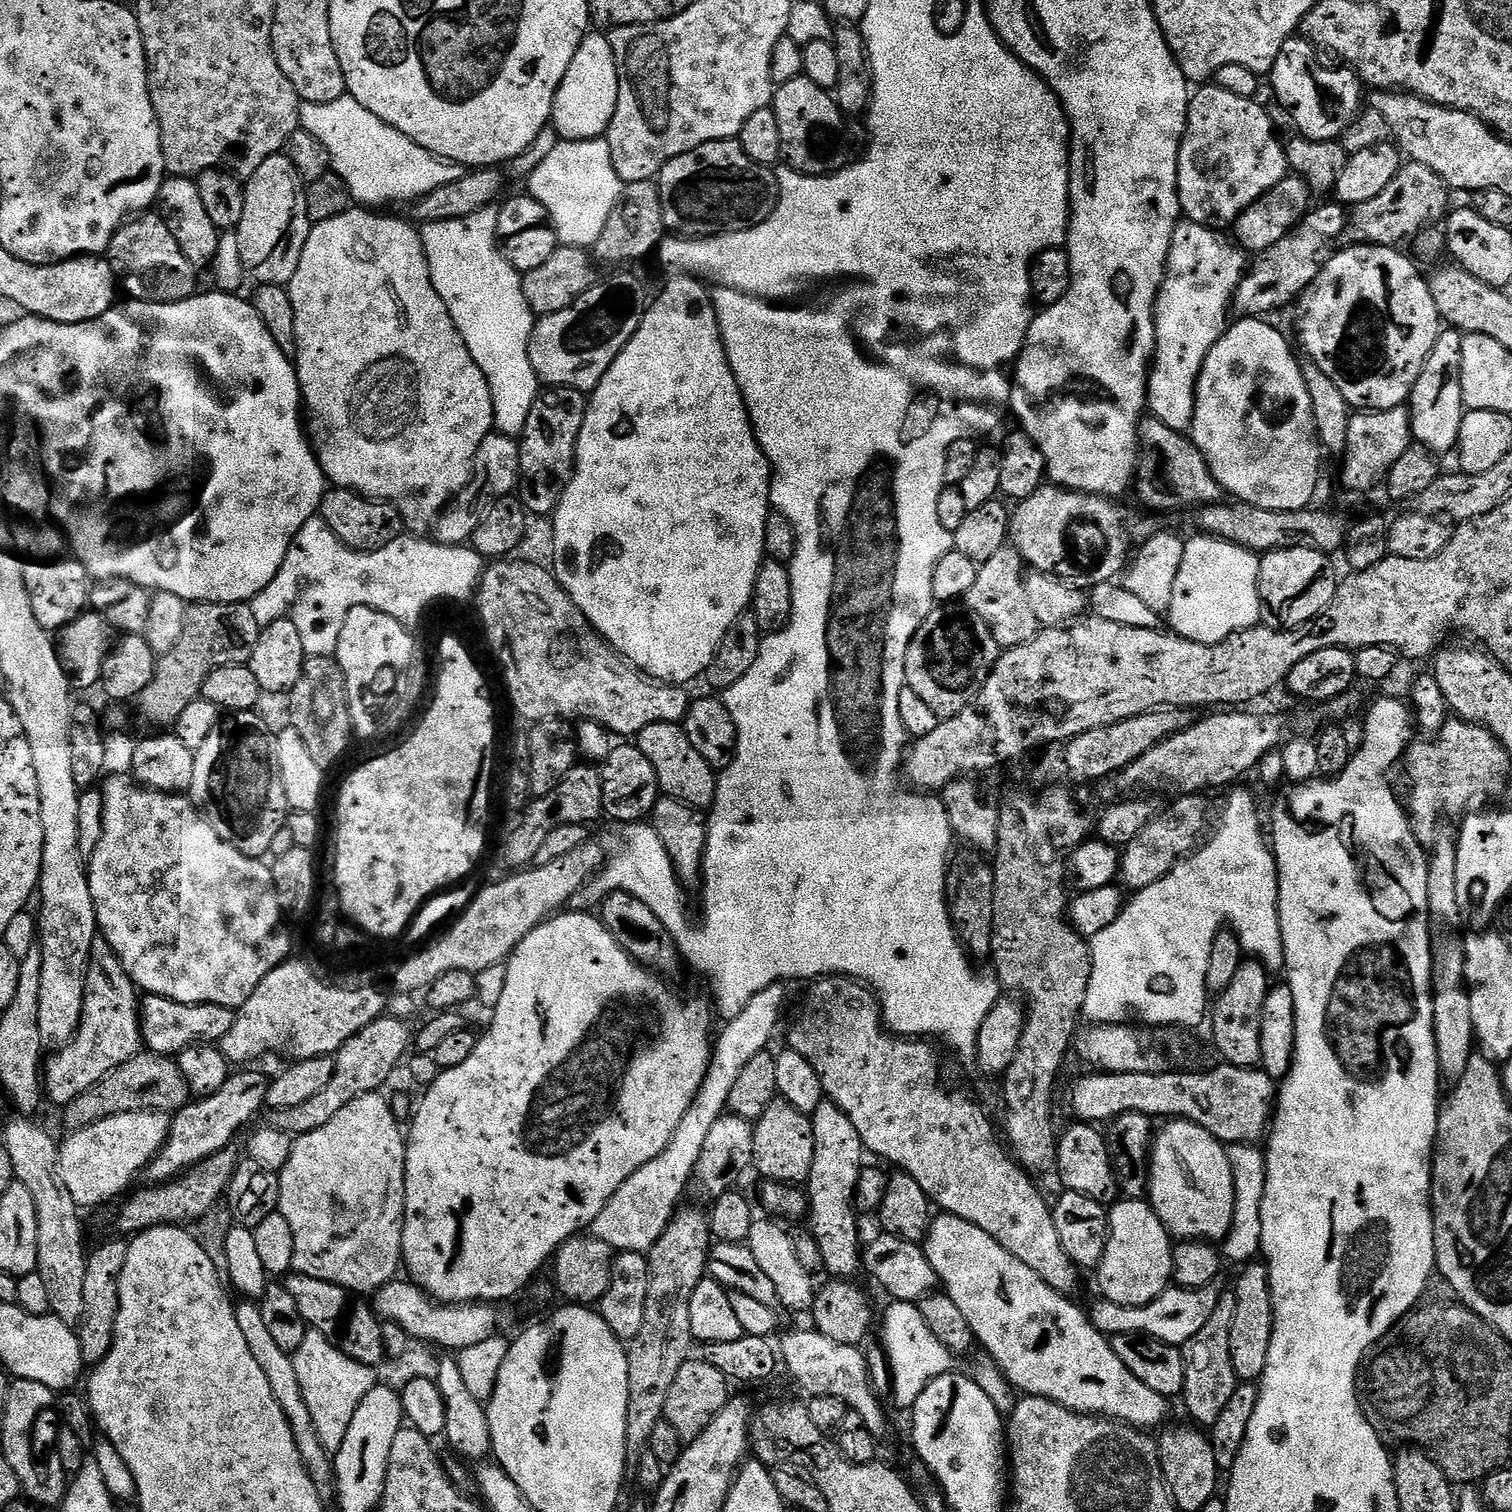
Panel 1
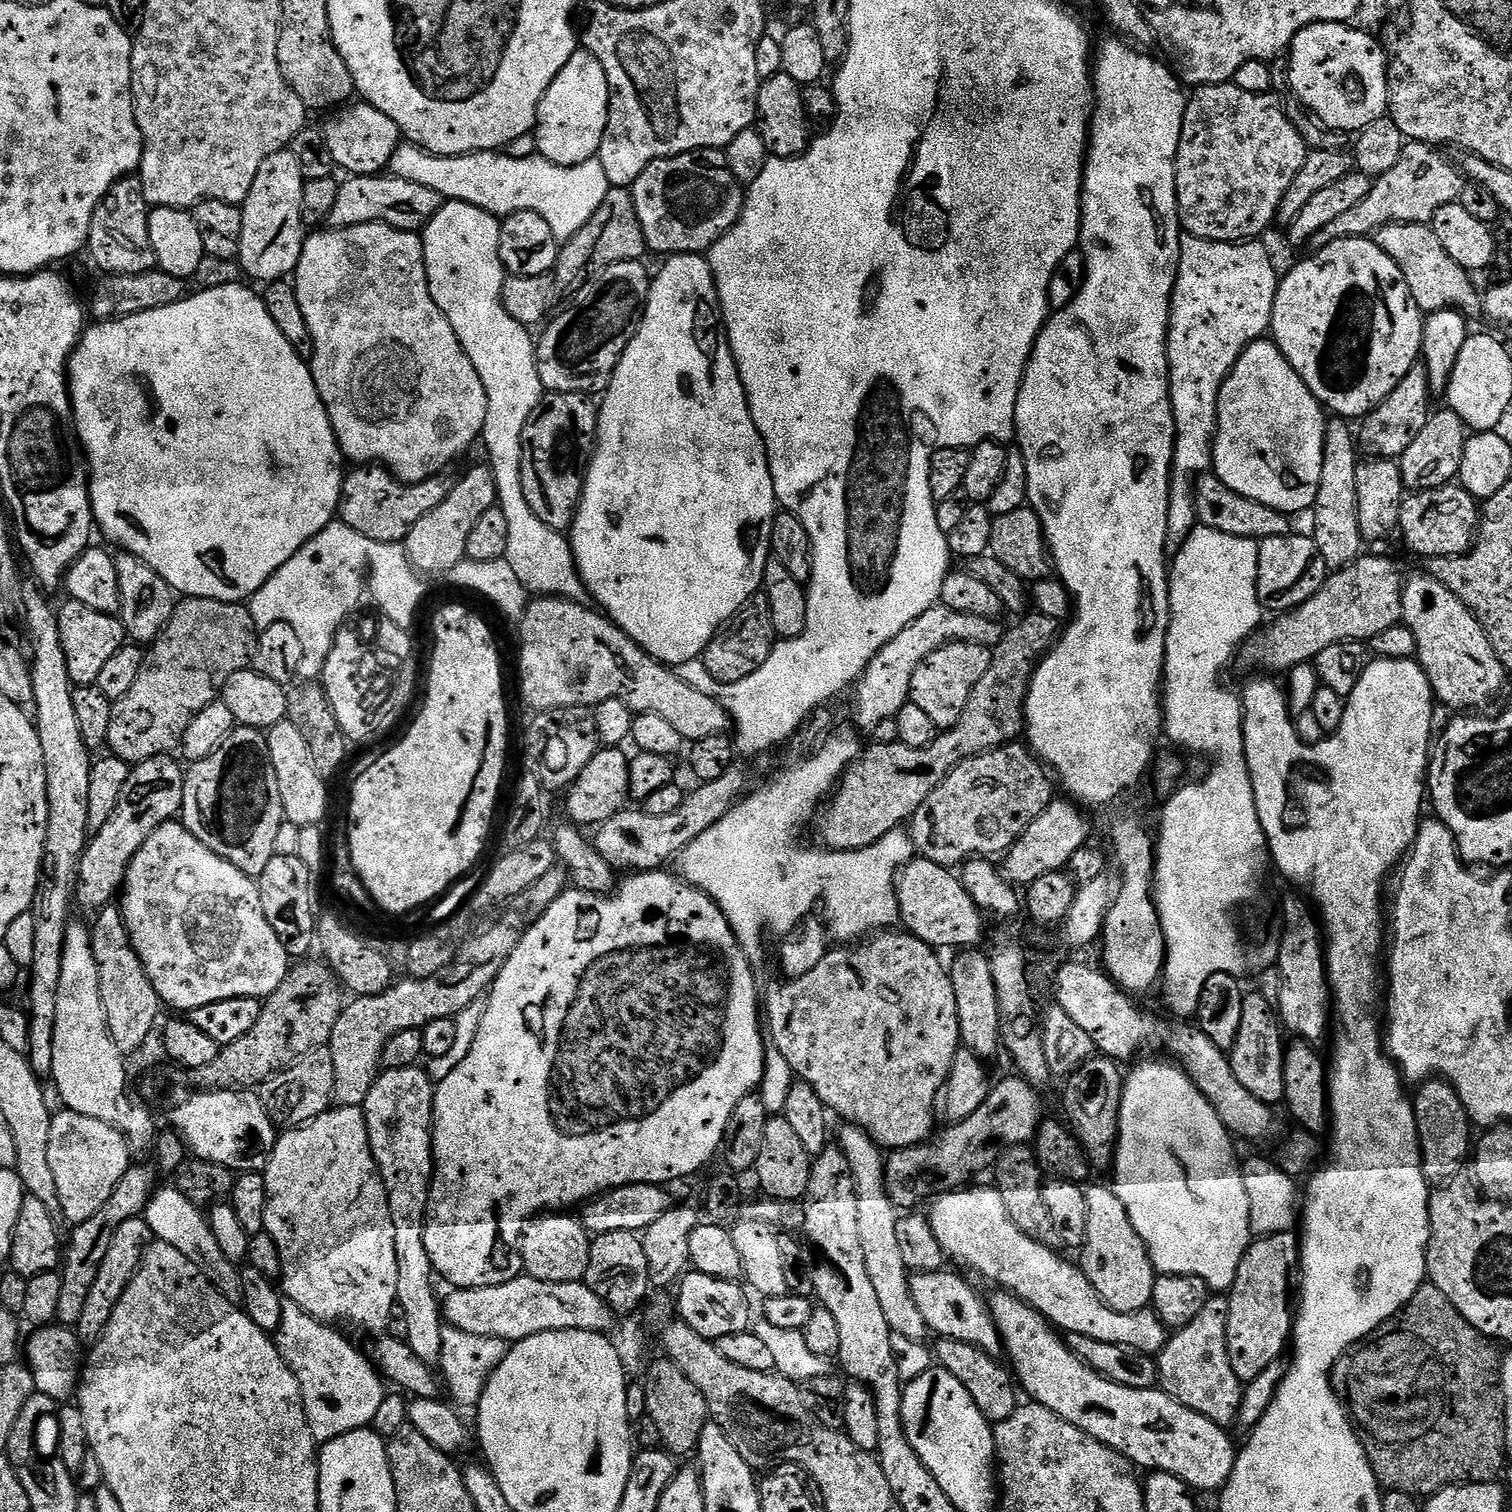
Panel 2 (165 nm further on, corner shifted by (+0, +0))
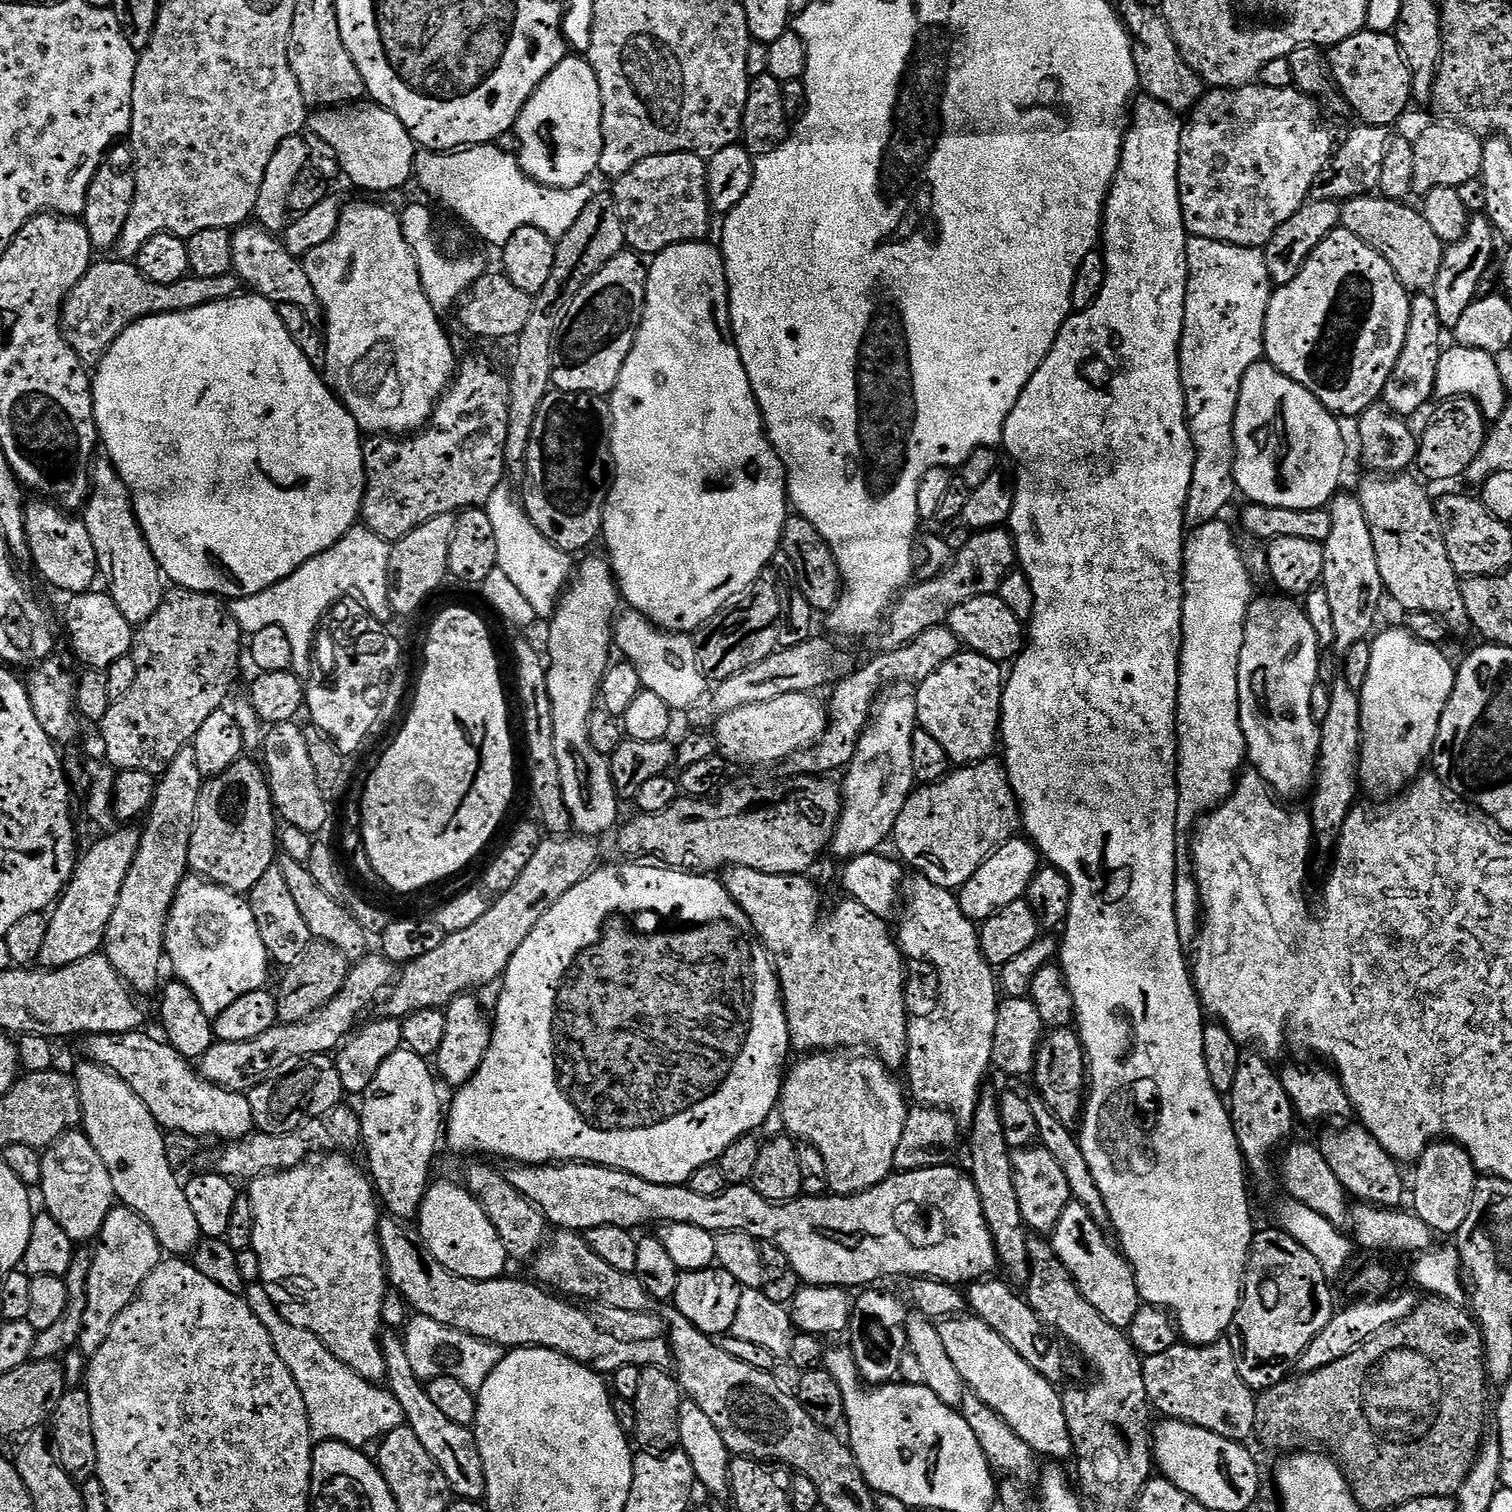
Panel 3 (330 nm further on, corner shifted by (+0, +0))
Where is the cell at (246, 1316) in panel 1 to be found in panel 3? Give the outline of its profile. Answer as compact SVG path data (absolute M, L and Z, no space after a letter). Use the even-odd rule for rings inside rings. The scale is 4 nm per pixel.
M83 1062L74 1071L76 1089L80 1095L80 1115L82 1117L82 1131L88 1140L102 1154L102 1162L106 1162L106 1170L110 1170L110 1182L114 1182L116 1199L123 1207L134 1210L150 1222L150 1230L158 1238L161 1249L165 1253L176 1258L187 1257L196 1249L202 1237L194 1213L190 1210L190 1202L186 1202L184 1184L179 1180L177 1169L170 1166L170 1161L166 1156L166 1142L164 1141L166 1132L160 1124L146 1110L146 1102L130 1090L130 1086L122 1078L118 1078L113 1072L103 1068L95 1062Z

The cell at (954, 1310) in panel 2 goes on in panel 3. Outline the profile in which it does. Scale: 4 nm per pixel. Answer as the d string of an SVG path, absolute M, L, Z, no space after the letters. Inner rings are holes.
M957 1314L938 1324L942 1343L950 1353L950 1359L958 1374L962 1374L965 1385L978 1394L986 1406L990 1406L1004 1421L1041 1457L1053 1456L1053 1461L1064 1462L1073 1455L1072 1439L1066 1426L1066 1414L1062 1410L1061 1393L1057 1385L1051 1384L1002 1334L998 1334L977 1316Z

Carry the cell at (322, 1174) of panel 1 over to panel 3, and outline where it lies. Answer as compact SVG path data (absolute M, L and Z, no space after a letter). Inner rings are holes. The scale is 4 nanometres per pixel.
M332 1154L321 1164L312 1164L316 1162L305 1162L296 1168L290 1168L287 1172L270 1172L263 1176L257 1176L251 1181L252 1189L247 1189L246 1195L254 1206L254 1230L252 1231L252 1246L254 1254L258 1254L258 1262L262 1262L262 1274L260 1283L264 1285L264 1293L269 1296L277 1308L280 1309L282 1318L302 1330L310 1330L320 1338L327 1348L350 1370L354 1370L363 1380L380 1382L387 1377L388 1370L380 1338L382 1335L382 1302L384 1293L389 1291L390 1281L388 1278L388 1269L384 1267L384 1251L380 1245L380 1222L382 1219L381 1209L378 1207L378 1197L374 1191L374 1185L367 1175L352 1160L347 1160L347 1155Z

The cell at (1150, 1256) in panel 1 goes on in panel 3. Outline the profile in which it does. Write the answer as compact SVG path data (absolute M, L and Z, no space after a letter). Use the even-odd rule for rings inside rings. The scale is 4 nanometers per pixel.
M1075 1202L1062 1210L1062 1218L1058 1218L1058 1226L1050 1233L1050 1243L1058 1254L1058 1258L1070 1270L1078 1290L1110 1322L1119 1328L1128 1329L1134 1322L1134 1314L1138 1314L1141 1306L1140 1287L1136 1284L1136 1273L1128 1262L1127 1256L1115 1243L1108 1244L1105 1229L1100 1228L1086 1206Z

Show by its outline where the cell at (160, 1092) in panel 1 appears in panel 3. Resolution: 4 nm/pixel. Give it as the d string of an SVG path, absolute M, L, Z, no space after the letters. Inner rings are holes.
M313 939L312 943L306 946L306 950L302 950L302 958L283 969L280 992L275 993L279 1023L297 1024L322 1010L322 1006L326 1006L326 1002L330 1002L338 994L338 990L342 990L349 967L350 957L342 954L338 946L332 946L325 940Z

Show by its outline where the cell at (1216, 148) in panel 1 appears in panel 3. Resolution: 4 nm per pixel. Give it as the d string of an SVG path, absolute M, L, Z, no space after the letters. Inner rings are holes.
M1259 82L1245 84L1243 88L1212 88L1205 91L1204 97L1197 102L1195 108L1187 113L1184 133L1180 143L1180 165L1178 166L1178 190L1180 191L1180 205L1182 206L1182 218L1184 229L1189 236L1198 238L1210 238L1218 242L1226 242L1243 248L1263 249L1265 244L1282 226L1282 222L1294 218L1303 204L1307 204L1311 195L1314 182L1318 174L1328 165L1332 157L1334 143L1332 144L1332 128L1324 121L1321 105L1306 93L1299 92L1295 86L1291 88L1268 88Z

